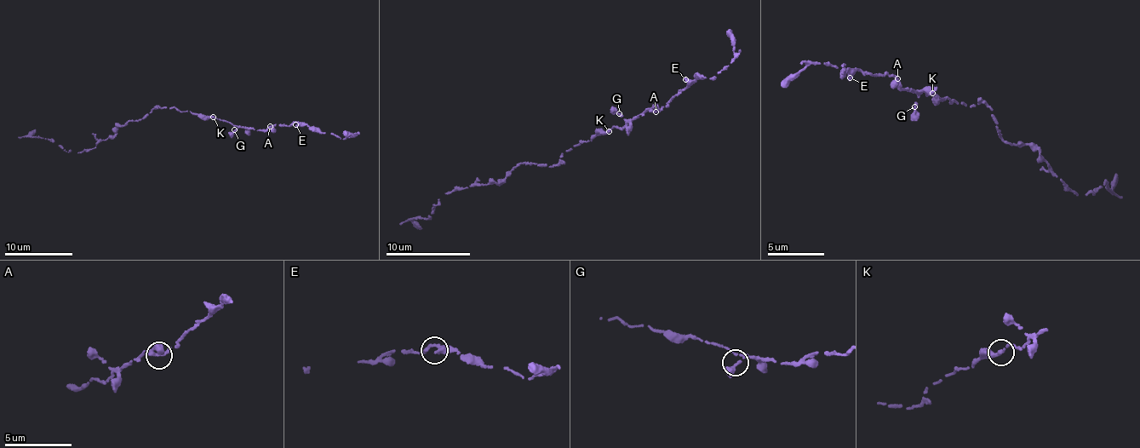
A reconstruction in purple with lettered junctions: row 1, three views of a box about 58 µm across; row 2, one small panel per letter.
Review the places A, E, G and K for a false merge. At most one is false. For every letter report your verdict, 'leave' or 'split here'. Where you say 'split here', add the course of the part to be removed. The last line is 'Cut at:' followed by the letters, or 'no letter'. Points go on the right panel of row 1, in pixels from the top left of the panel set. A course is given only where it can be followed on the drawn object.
A: leave
E: leave
G: leave
K: leave
Cut at: no letter

